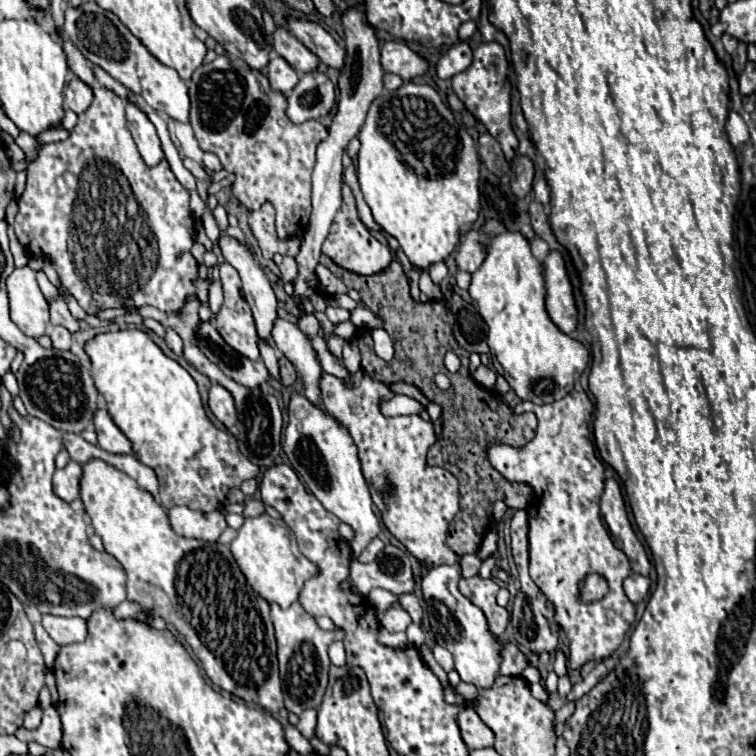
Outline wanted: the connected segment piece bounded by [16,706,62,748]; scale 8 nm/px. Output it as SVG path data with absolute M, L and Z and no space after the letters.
M54 706L44 710L42 716L42 724L34 730L26 730L24 726L20 726L16 730L16 736L24 742L38 742L50 748L60 748L60 736L62 736L62 728L60 728L60 716L56 712Z

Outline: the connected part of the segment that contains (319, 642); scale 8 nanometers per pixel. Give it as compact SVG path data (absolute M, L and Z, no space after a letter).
M294 602L290 608L282 610L278 604L270 604L272 622L278 640L278 660L280 660L280 678L284 690L286 710L300 714L306 708L318 708L328 684L328 646L336 640L336 632L318 628L314 618Z

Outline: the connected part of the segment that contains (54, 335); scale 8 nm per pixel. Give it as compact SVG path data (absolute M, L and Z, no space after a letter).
M50 326L48 336L56 350L70 350L70 332L64 326Z

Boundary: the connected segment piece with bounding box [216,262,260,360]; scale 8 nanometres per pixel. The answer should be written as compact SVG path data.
M224 262L220 264L220 280L224 288L224 302L216 314L216 328L236 352L250 360L258 360L258 334L252 312L240 296L240 276L228 262Z

